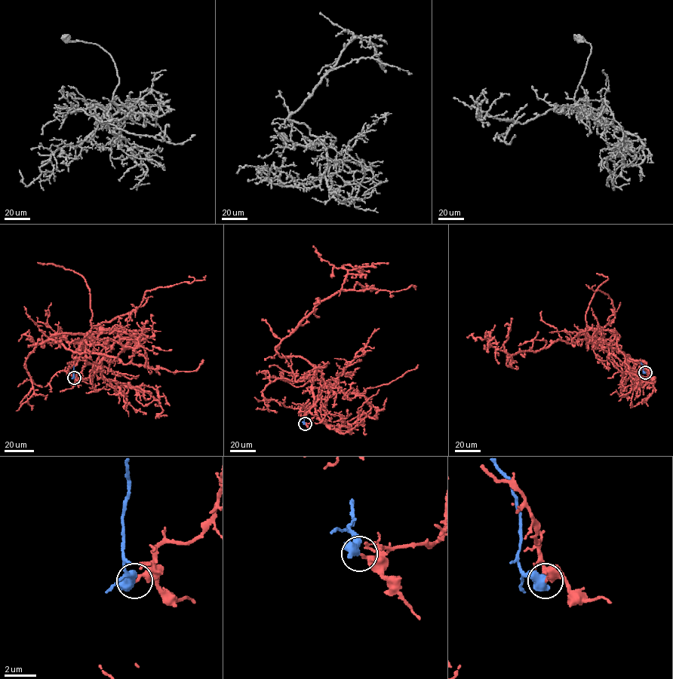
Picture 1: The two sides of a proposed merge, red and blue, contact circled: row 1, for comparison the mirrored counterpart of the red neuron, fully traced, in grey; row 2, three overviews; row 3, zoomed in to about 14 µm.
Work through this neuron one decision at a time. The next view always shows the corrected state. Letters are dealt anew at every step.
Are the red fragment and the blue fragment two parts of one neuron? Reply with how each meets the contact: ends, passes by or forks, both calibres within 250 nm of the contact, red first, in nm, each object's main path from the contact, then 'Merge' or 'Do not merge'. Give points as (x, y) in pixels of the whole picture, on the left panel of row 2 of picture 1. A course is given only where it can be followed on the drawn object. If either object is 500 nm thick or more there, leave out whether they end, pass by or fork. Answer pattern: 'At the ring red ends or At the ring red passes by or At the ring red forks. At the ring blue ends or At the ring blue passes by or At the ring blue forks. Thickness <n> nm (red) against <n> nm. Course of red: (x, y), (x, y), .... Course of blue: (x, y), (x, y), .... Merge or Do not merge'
Thickness 240 nm (red) against 650 nm. Course of red: (74, 377), (87, 363), (85, 335), (52, 334), (40, 344), (53, 340), (174, 372), (196, 371), (203, 359). Course of blue: (74, 377), (73, 366). Do not merge

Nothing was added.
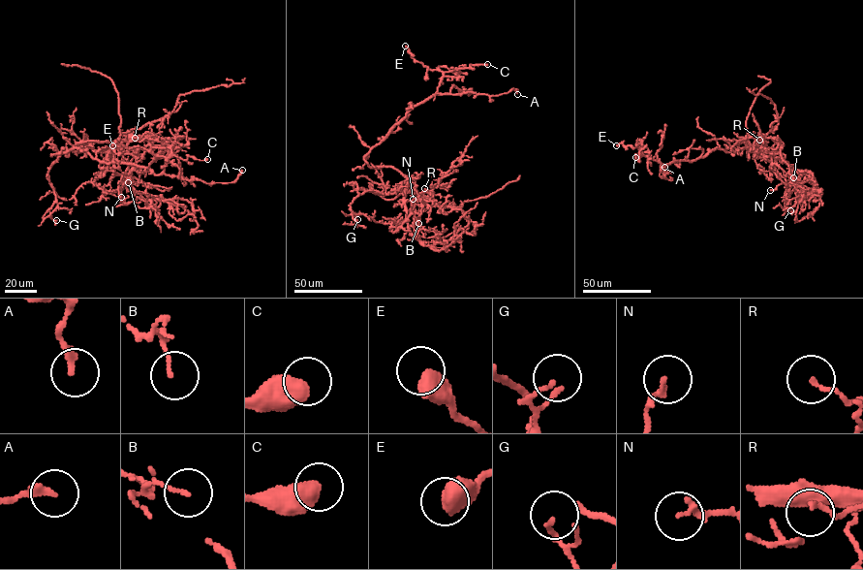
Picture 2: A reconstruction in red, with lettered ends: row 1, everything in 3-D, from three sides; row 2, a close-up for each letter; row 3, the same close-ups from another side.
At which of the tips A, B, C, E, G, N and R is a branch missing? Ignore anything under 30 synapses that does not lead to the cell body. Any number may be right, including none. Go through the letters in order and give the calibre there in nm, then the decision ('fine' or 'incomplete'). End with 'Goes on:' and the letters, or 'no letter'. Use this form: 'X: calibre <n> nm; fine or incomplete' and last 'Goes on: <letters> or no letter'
A: calibre 200 nm; fine
B: calibre 100 nm; fine
C: calibre 600 nm; fine
E: calibre 600 nm; fine
G: calibre 120 nm; fine
N: calibre 150 nm; fine
R: calibre 130 nm; fine
Goes on: no letter

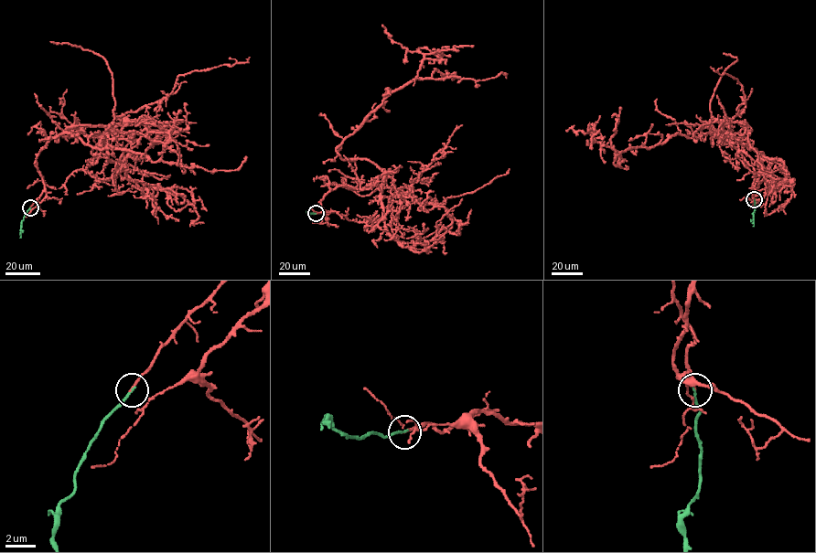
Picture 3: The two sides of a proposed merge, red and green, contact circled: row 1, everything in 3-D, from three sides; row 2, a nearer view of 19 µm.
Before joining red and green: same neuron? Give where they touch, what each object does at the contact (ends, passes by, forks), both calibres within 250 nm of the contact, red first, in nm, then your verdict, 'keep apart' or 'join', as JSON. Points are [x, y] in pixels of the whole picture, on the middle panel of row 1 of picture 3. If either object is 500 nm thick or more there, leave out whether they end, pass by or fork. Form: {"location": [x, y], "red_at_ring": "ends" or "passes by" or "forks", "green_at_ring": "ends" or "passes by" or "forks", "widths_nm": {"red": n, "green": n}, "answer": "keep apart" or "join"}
{"location": [316, 213], "red_at_ring": "passes by", "green_at_ring": "ends", "widths_nm": {"red": 110, "green": 150}, "answer": "join"}

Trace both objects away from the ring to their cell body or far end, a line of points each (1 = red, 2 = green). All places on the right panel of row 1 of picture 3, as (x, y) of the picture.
1: (754, 199), (754, 169), (729, 132), (708, 123), (695, 141), (677, 133), (623, 151), (622, 168), (619, 154)
2: (754, 199), (753, 226)

